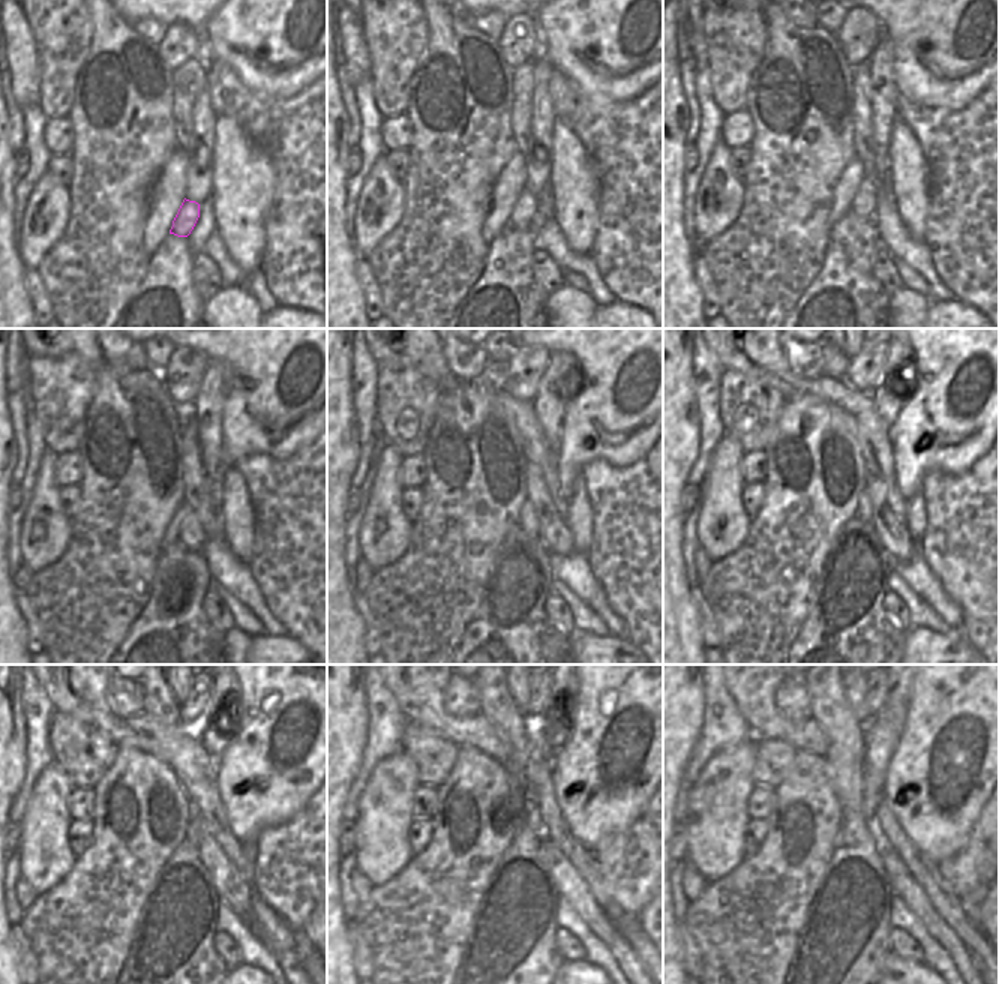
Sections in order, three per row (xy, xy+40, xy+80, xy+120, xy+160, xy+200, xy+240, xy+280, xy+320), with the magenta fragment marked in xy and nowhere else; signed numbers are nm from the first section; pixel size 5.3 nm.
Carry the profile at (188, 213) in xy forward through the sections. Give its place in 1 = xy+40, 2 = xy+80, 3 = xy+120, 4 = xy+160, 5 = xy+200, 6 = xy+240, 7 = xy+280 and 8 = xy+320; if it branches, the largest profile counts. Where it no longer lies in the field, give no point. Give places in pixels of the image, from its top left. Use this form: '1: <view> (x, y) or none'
1: xy+40 (524, 210)
2: xy+80 (864, 201)
3: xy+120 (191, 533)
4: xy+160 (527, 521)
5: xy+200 (864, 506)
6: xy+240 (194, 833)
7: xy+280 (533, 821)
8: xy+320 (881, 741)

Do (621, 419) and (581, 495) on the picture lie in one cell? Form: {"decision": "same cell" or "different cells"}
{"decision": "different cells"}

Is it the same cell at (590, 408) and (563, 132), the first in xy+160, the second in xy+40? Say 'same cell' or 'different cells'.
different cells

